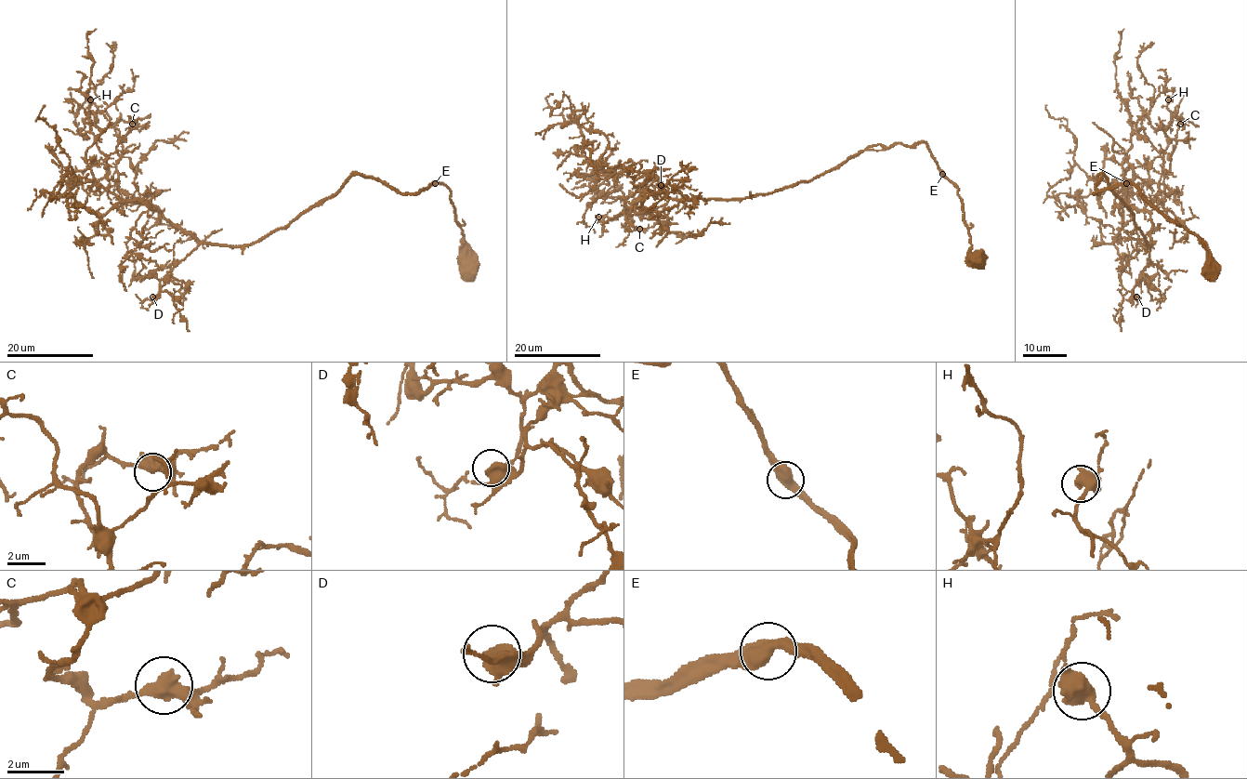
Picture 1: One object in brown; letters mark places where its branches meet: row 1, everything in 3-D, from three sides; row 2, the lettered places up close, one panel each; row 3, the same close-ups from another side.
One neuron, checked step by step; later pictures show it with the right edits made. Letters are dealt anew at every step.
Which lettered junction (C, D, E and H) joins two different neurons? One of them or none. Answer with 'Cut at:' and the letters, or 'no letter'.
Cut at: no letter

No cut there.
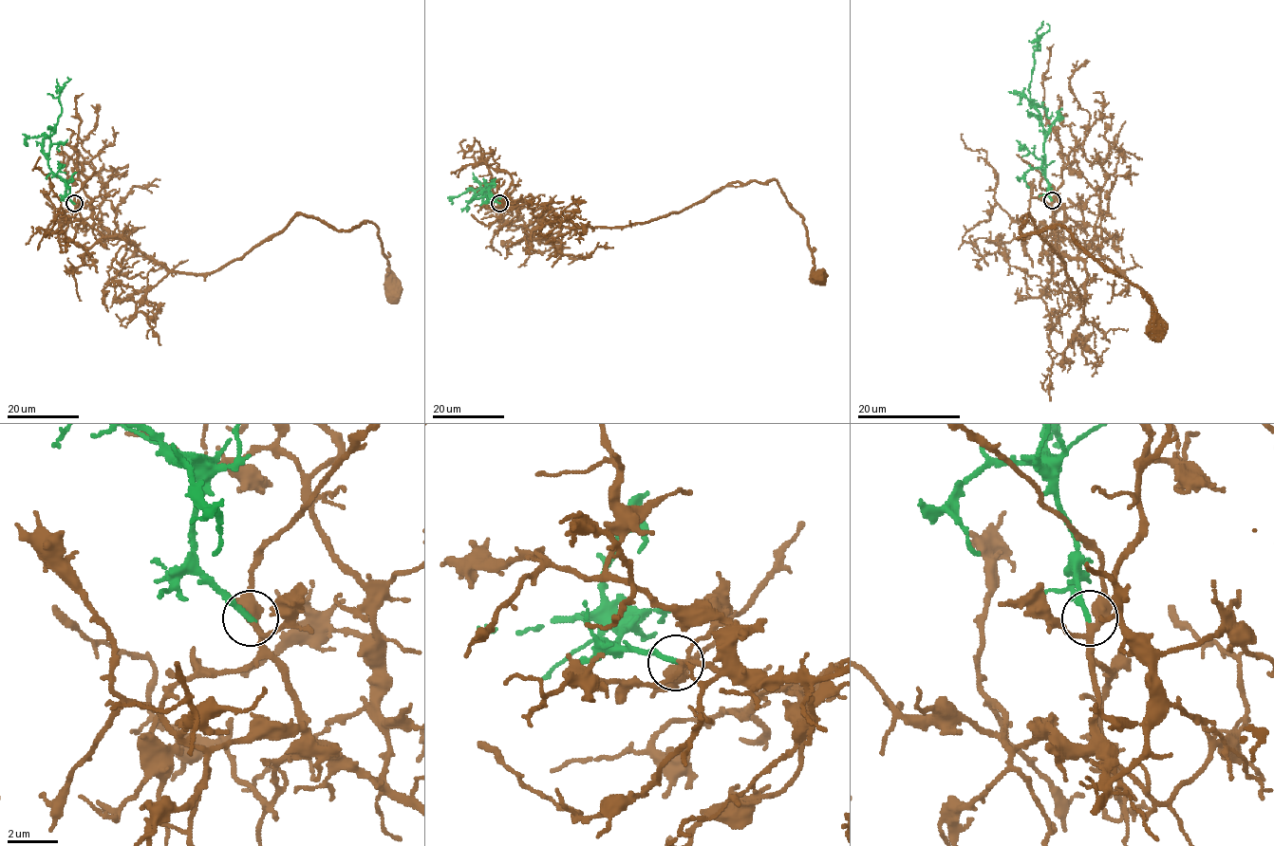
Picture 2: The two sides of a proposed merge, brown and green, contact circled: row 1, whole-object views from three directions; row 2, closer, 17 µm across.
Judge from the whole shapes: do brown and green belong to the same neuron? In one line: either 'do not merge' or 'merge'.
merge

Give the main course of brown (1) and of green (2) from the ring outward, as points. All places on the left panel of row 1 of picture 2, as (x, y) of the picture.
1: (74, 203), (104, 236), (197, 274), (240, 260), (299, 214), (339, 230), (370, 221), (395, 293)
2: (74, 204), (66, 196), (66, 184), (48, 165), (50, 137), (61, 113), (59, 90), (69, 80), (67, 77)

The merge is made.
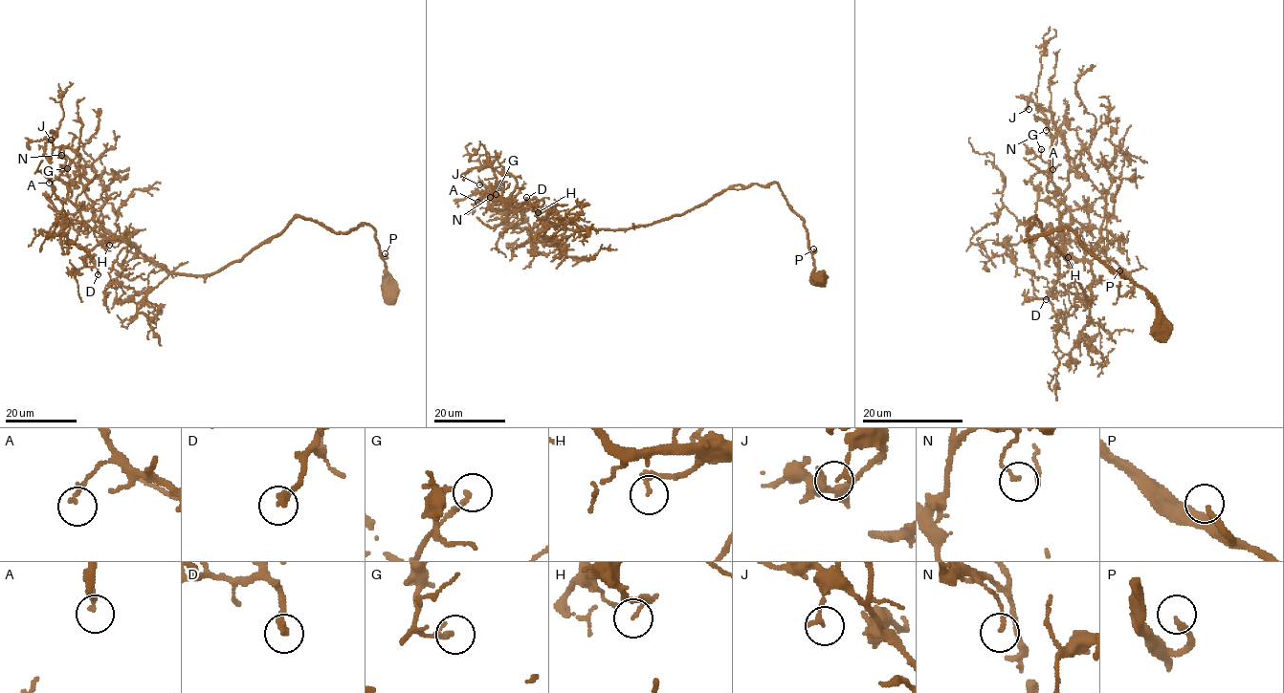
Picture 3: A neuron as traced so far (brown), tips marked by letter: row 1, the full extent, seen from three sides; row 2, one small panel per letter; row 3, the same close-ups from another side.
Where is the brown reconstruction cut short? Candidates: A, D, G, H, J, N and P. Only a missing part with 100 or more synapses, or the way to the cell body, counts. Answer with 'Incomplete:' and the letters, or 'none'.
Incomplete: D, H, P

